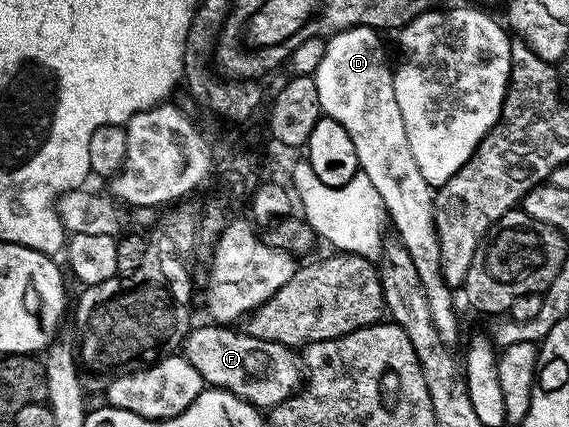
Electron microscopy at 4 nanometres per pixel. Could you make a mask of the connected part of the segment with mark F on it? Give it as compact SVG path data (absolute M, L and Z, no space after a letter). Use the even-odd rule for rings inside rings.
M222 323L195 324L187 333L180 350L196 371L200 371L203 382L215 389L223 389L244 399L259 411L269 411L284 403L300 389L304 381L300 357L293 348L279 342L254 338L245 331L227 327Z

